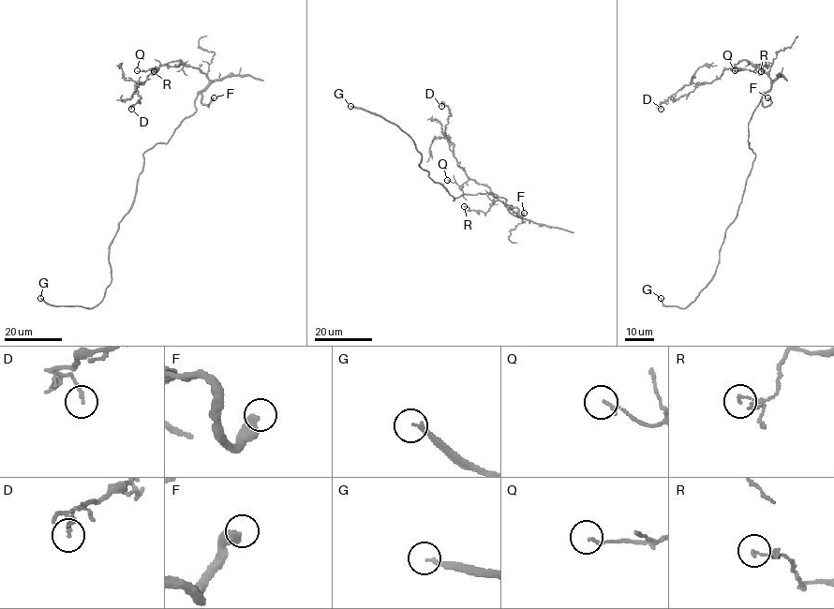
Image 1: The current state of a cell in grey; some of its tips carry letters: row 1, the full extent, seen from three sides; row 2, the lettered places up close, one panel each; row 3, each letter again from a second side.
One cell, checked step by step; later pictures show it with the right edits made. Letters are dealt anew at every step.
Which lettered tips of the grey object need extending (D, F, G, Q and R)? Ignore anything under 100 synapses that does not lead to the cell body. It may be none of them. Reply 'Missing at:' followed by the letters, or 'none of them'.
Missing at: F, G

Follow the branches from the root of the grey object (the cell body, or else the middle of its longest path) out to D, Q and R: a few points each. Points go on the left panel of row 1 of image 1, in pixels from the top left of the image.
D: (157, 143), (166, 143), (196, 111), (208, 77), (180, 60), (161, 65), (135, 84), (140, 99), (131, 109)
Q: (157, 143), (166, 143), (174, 129), (196, 111), (196, 96), (209, 79), (180, 60), (145, 71), (137, 70)
R: (157, 143), (166, 143), (174, 129), (196, 111), (196, 96), (209, 79), (188, 65), (160, 65), (154, 71)

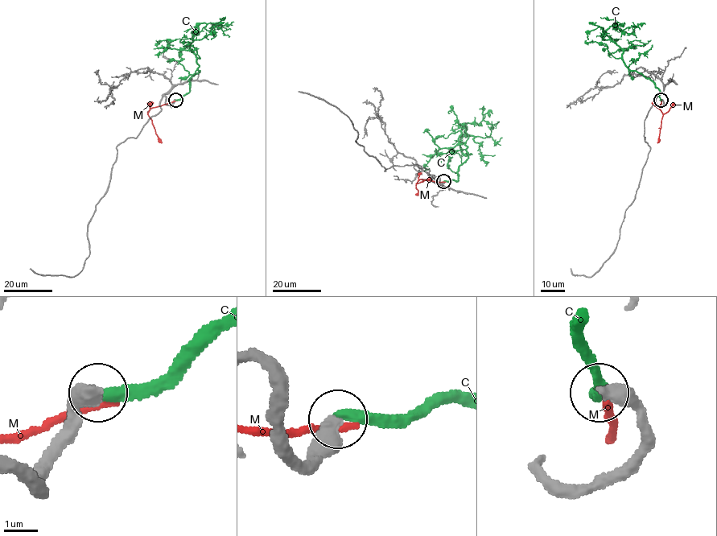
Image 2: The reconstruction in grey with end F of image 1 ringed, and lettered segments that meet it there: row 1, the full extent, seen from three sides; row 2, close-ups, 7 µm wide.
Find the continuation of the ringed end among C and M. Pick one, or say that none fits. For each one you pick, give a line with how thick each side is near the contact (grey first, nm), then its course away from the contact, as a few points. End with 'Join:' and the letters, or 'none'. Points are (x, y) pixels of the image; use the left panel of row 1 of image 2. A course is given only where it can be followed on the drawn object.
C: calibres 480 and 360 nm; course (175, 100), (187, 94), (189, 80), (199, 72), (191, 47), (197, 26), (226, 29)
Join: C

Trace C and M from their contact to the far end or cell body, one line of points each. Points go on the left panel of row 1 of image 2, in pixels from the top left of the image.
C: (175, 100), (187, 94), (189, 80), (199, 72), (191, 47), (197, 26), (226, 29)
M: (175, 101), (152, 107), (147, 113), (162, 142)

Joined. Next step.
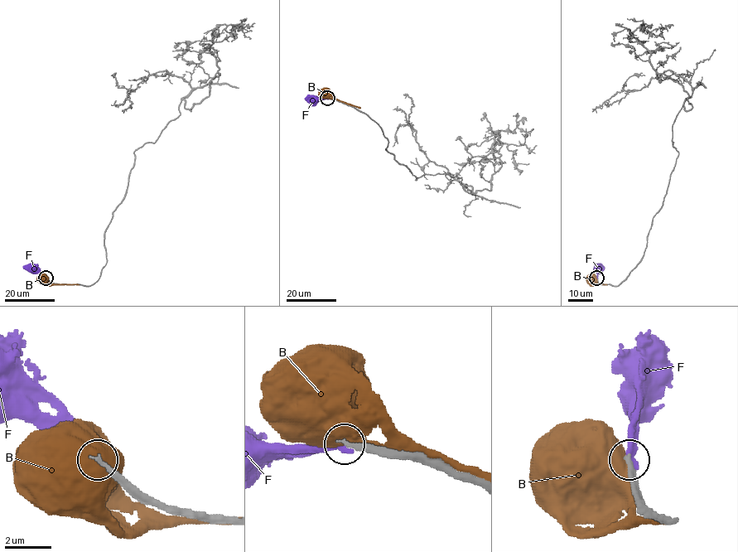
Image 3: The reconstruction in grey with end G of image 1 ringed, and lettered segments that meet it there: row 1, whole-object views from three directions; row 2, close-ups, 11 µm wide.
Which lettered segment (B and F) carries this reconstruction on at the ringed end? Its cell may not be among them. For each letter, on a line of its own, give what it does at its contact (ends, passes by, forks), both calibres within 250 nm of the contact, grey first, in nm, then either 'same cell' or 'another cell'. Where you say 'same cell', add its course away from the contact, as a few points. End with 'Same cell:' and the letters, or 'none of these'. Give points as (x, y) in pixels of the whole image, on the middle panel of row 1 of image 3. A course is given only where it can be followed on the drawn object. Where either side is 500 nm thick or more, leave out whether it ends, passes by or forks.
B: 280 nm thick on the grey side, 800 nm on the other; another cell
F: it ends there; 280 nm thick on the grey side, 360 nm on the other; same cell; it runs (327, 99), (313, 99)
Same cell: F

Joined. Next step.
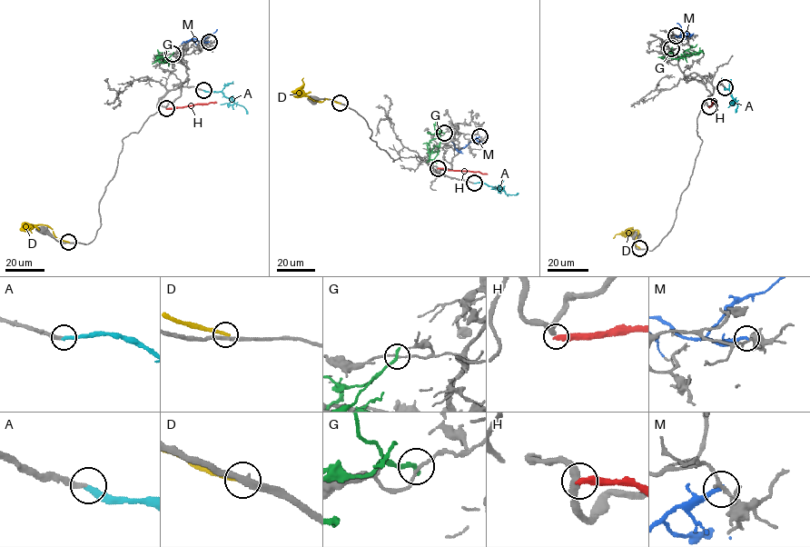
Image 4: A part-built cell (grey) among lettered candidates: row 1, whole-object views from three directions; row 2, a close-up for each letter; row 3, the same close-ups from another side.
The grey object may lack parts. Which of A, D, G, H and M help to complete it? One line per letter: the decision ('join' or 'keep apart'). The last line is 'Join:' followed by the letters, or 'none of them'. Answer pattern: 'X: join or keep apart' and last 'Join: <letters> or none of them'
A: join
D: keep apart
G: keep apart
H: keep apart
M: keep apart
Join: A

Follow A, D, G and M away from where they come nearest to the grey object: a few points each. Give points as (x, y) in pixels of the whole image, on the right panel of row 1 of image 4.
A: (725, 87), (736, 102), (735, 113)
D: (640, 248), (635, 243), (637, 230), (617, 233), (613, 238)
G: (671, 48), (664, 57), (683, 57), (701, 52), (685, 54), (691, 44)
M: (676, 35), (686, 33), (690, 34), (681, 38)

